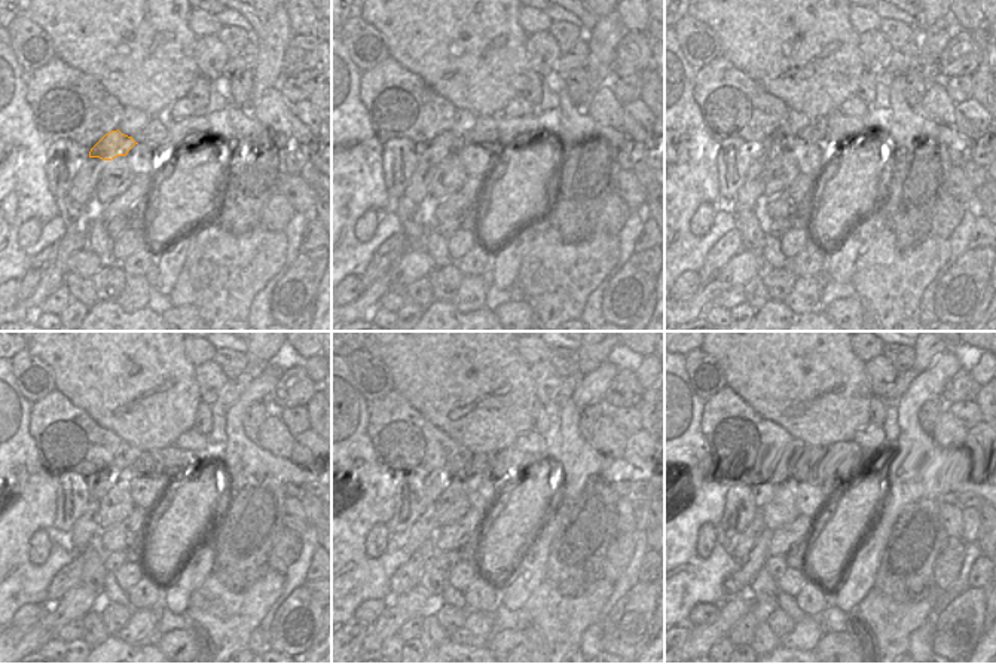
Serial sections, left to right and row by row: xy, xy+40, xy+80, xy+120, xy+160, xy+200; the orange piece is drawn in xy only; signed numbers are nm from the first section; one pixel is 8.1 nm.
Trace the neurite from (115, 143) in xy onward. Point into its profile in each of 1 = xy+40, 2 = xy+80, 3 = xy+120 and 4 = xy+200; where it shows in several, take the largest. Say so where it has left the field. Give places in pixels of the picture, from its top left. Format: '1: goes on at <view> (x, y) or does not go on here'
1: goes on at xy+40 (446, 143)
2: goes on at xy+80 (769, 147)
3: goes on at xy+120 (98, 483)
4: goes on at xy+200 (760, 499)

